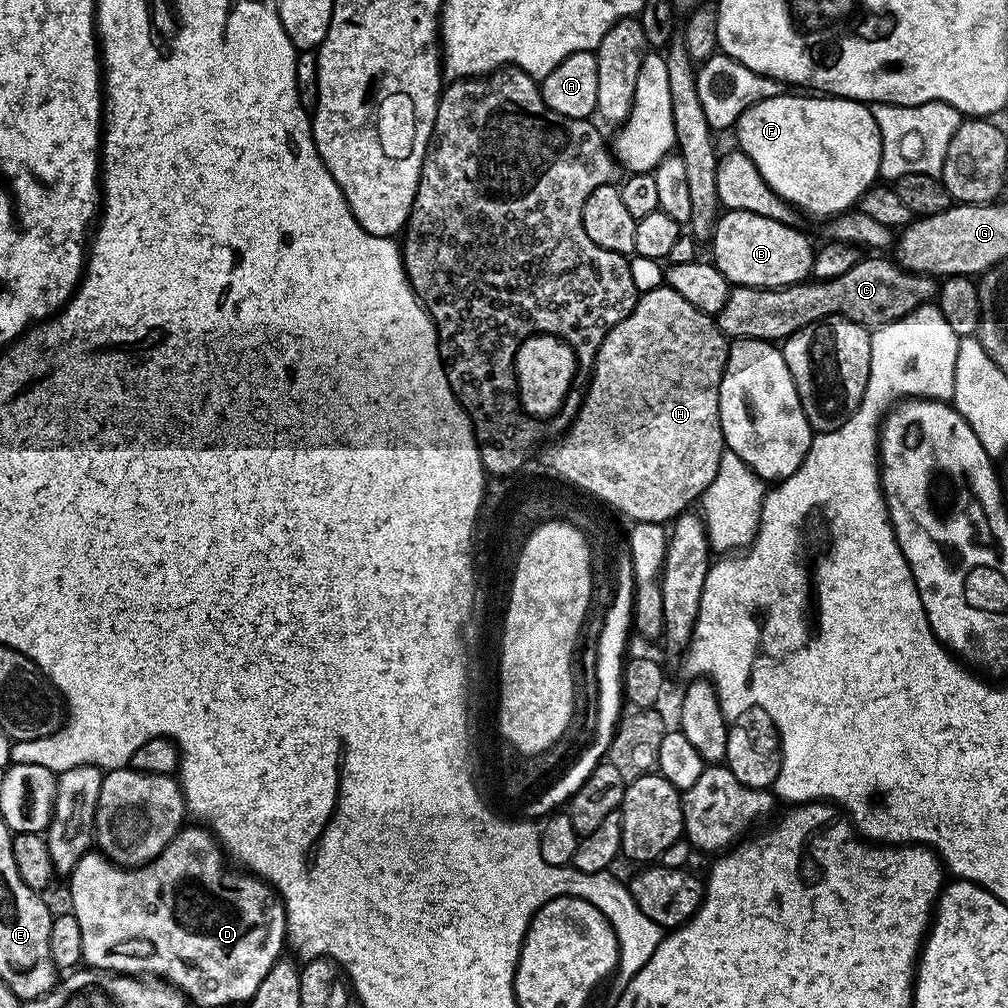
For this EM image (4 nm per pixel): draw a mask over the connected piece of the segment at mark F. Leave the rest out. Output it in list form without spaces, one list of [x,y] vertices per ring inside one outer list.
[[[785,94],[783,96],[759,100],[754,106],[750,106],[740,115],[739,120],[734,125],[734,133],[736,132],[736,140],[740,143],[737,144],[739,151],[745,152],[752,159],[754,166],[758,166],[758,174],[762,174],[762,178],[766,178],[768,185],[781,198],[787,200],[793,208],[799,210],[801,213],[809,212],[812,216],[831,218],[840,215],[841,212],[855,209],[859,205],[860,199],[868,193],[868,189],[877,183],[880,176],[880,131],[872,117],[871,107],[867,103],[859,100],[845,100],[839,96],[830,96],[827,94],[808,95],[812,96],[791,96],[791,94]]]

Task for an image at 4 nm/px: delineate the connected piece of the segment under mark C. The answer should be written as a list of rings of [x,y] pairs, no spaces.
[[[865,255],[854,266],[850,266],[846,274],[838,274],[838,278],[829,280],[813,279],[785,288],[733,287],[726,298],[726,306],[722,306],[720,313],[714,317],[716,325],[732,342],[783,342],[790,334],[827,316],[845,316],[869,330],[875,330],[933,303],[938,292],[938,284],[933,277],[911,272],[895,259],[883,260],[880,256],[883,255]]]

